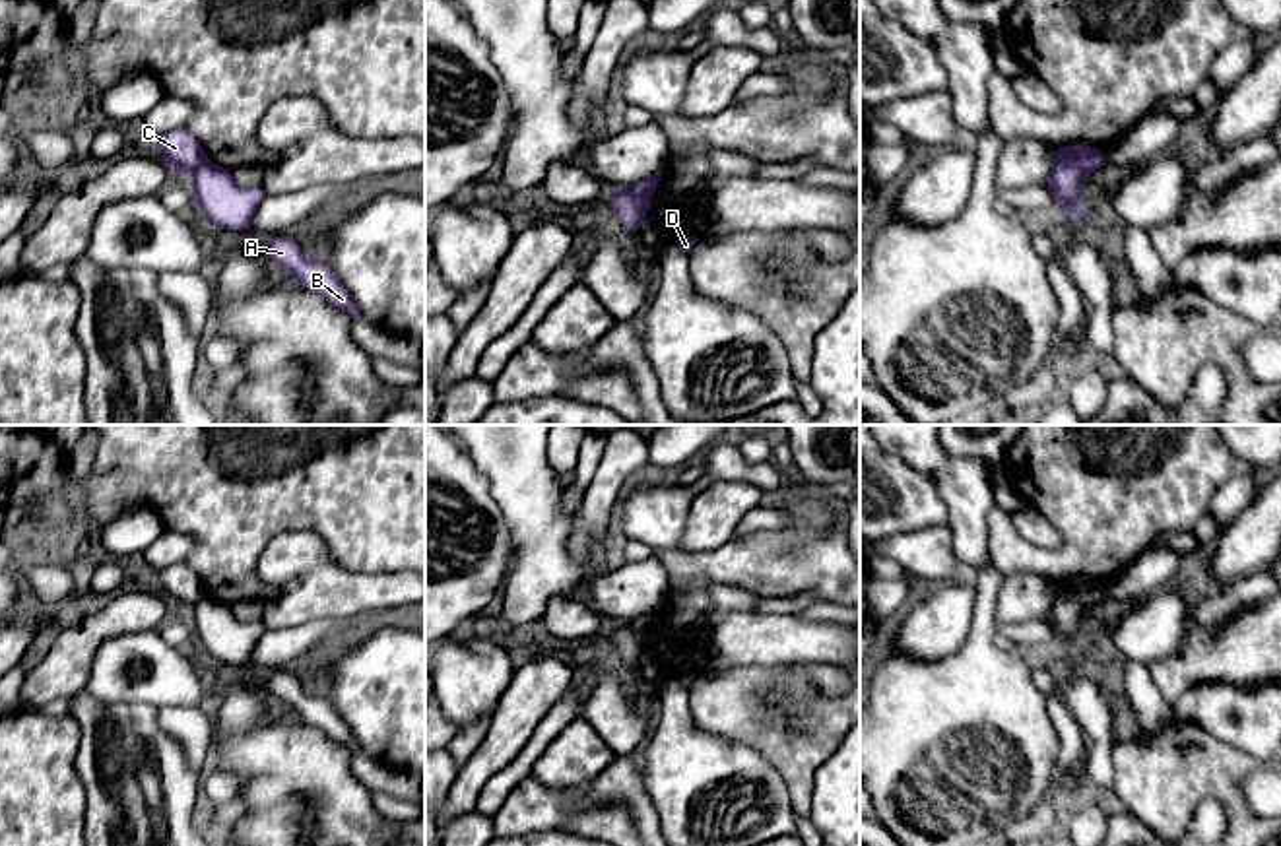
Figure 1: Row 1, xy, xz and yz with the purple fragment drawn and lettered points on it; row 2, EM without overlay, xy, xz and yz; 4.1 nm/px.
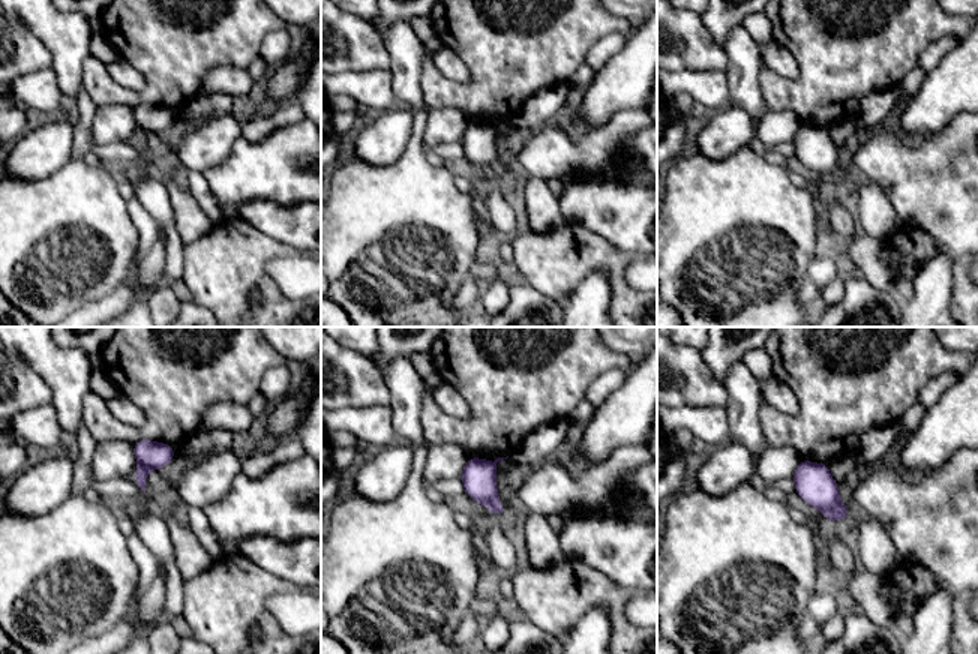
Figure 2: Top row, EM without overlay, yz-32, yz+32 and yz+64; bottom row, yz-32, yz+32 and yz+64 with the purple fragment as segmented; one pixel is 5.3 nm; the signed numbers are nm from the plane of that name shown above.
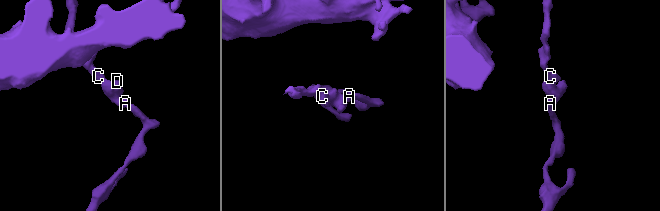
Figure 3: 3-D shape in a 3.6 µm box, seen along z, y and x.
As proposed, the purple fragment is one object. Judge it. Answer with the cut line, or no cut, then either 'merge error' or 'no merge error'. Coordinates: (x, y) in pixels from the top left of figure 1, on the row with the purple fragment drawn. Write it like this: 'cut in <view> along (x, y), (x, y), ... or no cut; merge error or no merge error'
cut in yz along (1056, 158), (1085, 173); merge error

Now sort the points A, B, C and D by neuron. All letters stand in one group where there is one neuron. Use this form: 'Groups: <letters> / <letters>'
Groups: A B D / C

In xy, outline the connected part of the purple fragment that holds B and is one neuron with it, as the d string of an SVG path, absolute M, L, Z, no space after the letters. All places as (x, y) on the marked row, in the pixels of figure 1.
M276 235L268 244L258 244L258 250L264 254L268 264L281 266L289 276L295 276L301 285L322 295L330 305L345 310L353 318L361 316L359 309L332 268L309 260L295 239Z

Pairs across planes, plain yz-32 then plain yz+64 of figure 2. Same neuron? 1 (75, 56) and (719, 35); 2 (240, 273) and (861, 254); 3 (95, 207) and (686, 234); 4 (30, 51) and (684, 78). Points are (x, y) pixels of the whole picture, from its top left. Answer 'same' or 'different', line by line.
1: different
2: same
3: same
4: different

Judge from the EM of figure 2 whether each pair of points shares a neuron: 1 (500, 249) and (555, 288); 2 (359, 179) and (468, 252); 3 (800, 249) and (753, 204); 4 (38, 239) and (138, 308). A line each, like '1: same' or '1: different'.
1: different
2: same
3: same
4: different

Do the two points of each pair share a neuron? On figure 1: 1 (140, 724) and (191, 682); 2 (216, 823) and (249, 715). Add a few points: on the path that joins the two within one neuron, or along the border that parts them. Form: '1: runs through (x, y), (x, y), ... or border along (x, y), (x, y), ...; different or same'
1: border along (111, 703), (148, 703), (156, 709); different
2: border along (239, 798), (245, 813), (233, 825); different

